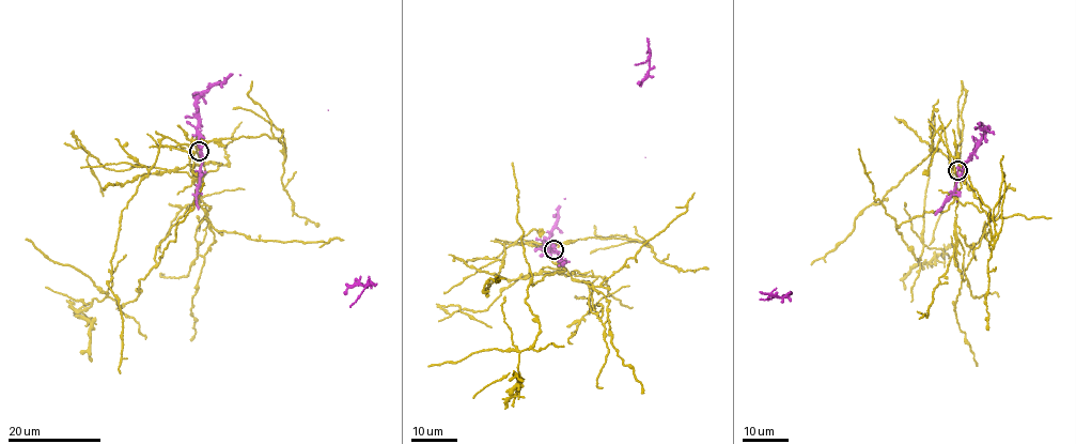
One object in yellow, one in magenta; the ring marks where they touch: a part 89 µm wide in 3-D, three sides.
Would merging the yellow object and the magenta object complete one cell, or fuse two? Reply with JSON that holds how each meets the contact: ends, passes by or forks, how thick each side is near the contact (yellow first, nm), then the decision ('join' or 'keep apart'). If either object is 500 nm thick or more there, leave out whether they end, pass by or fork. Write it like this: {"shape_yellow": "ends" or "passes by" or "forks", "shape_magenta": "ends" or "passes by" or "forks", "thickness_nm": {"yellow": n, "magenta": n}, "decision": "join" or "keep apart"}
{"shape_yellow": "ends", "shape_magenta": "ends", "thickness_nm": {"yellow": 170, "magenta": 150}, "decision": "keep apart"}

